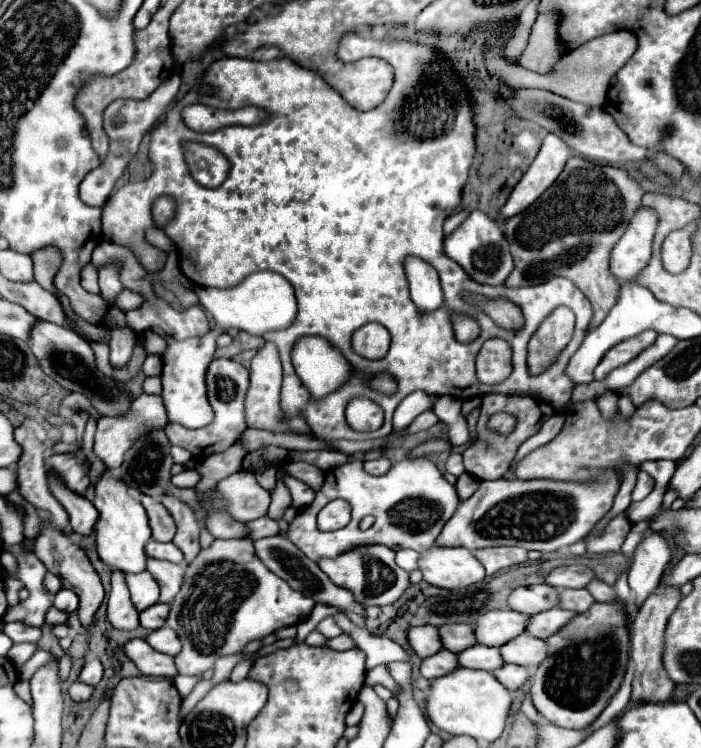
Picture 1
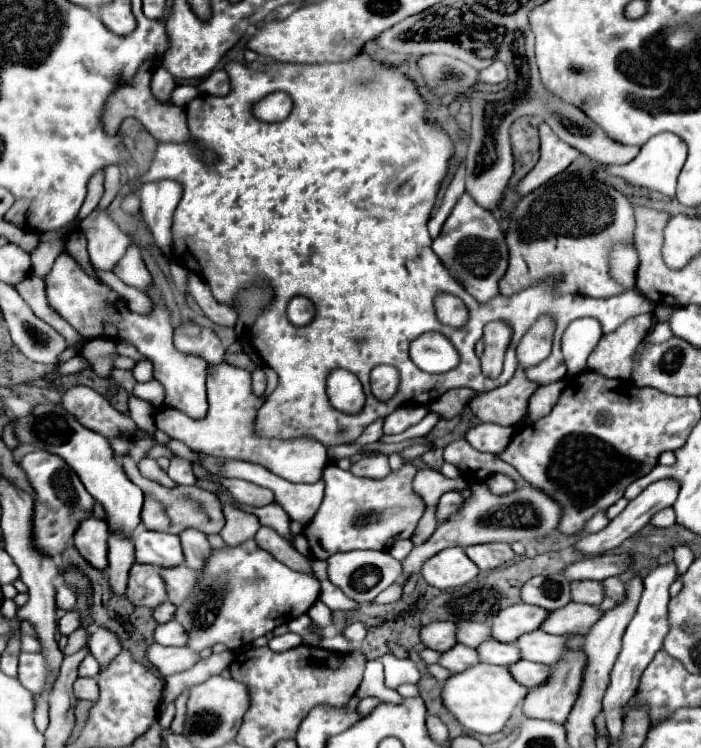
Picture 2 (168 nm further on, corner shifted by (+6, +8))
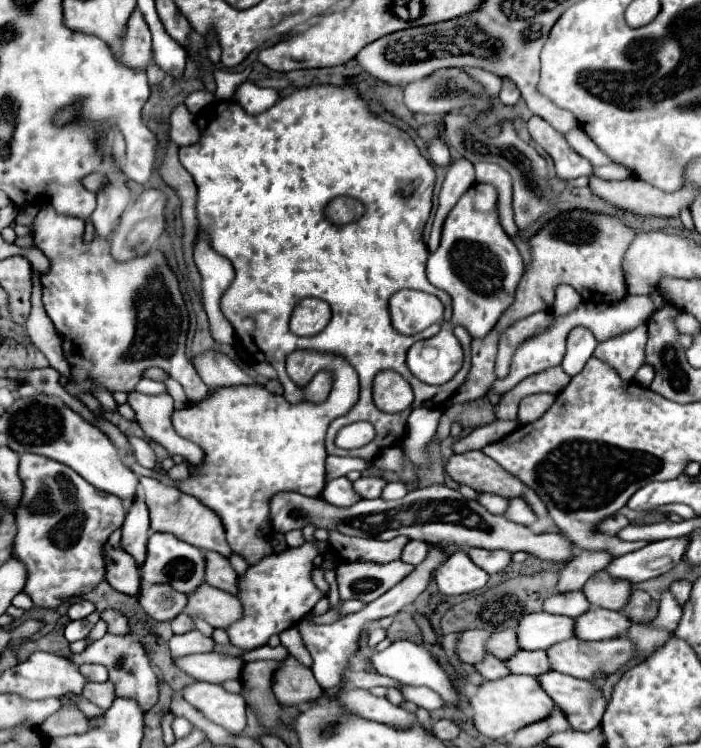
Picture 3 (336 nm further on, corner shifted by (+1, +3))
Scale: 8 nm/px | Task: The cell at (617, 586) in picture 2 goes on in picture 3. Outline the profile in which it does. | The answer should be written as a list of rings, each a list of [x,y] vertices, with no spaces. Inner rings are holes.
[[[634,590],[630,602],[626,604],[626,608],[622,610],[624,616],[628,616],[632,622],[636,624],[644,624],[646,620],[654,620],[656,618],[656,600],[650,598],[646,592],[642,590]]]

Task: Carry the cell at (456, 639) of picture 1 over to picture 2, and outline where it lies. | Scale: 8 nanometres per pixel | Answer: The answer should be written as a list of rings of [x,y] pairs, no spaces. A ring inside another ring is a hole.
[[[463,621],[463,623],[457,623],[455,637],[457,637],[457,643],[463,643],[467,647],[477,647],[479,643],[491,639],[491,629],[487,627],[487,623]]]

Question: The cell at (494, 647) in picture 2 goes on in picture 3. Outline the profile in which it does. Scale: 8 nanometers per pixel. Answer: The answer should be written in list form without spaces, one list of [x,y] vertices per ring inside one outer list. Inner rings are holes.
[[[520,650],[516,656],[512,656],[512,660],[506,660],[508,668],[512,674],[530,674],[530,676],[540,676],[552,670],[550,662],[548,662],[548,654],[546,652],[528,652],[528,650]]]

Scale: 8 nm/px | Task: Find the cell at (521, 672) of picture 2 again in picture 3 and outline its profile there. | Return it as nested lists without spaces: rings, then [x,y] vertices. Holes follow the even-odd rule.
[[[546,672],[538,676],[538,680],[574,730],[590,732],[600,726],[606,710],[606,698],[598,684],[560,672]]]

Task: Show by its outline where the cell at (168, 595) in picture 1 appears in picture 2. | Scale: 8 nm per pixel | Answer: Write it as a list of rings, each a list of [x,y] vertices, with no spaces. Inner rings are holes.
[[[177,565],[177,567],[163,567],[159,569],[161,579],[165,581],[167,587],[167,599],[173,605],[183,603],[183,599],[191,593],[195,581],[197,581],[197,571],[185,567],[185,565]]]

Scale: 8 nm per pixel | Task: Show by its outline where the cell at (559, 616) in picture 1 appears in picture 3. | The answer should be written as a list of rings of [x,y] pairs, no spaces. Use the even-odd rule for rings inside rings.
[[[592,608],[576,618],[576,638],[582,640],[610,640],[622,636],[630,628],[630,620],[622,612]]]

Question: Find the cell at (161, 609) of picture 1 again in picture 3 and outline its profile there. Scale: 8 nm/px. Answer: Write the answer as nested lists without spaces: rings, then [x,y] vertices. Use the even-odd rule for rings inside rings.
[[[180,614],[180,616],[176,616],[176,620],[172,620],[172,630],[174,630],[174,634],[186,634],[186,632],[194,630],[194,622],[188,614]]]

